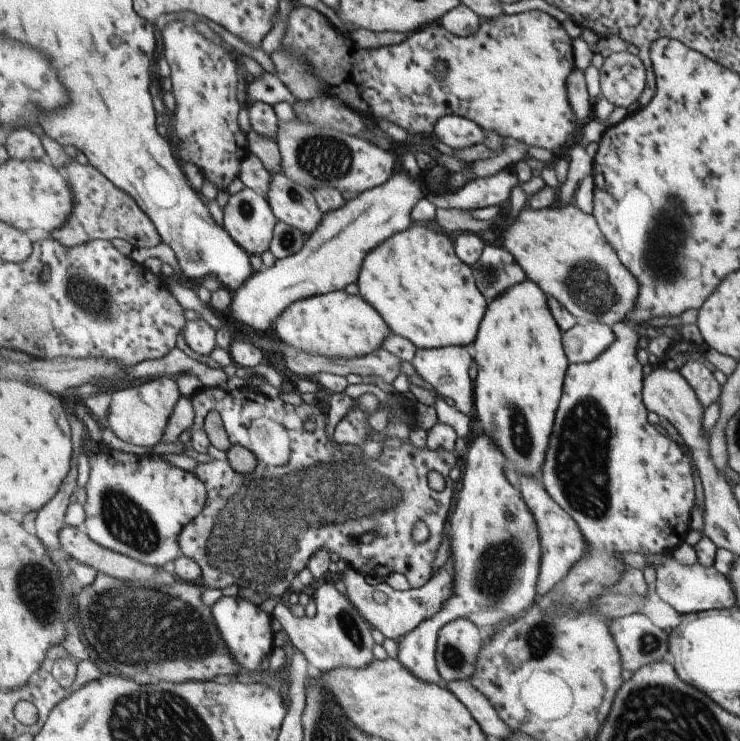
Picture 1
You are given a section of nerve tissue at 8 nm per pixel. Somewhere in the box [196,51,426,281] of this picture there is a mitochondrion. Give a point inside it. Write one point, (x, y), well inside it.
(323, 159)

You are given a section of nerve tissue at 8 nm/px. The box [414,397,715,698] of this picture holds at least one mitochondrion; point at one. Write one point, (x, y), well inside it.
(498, 569)

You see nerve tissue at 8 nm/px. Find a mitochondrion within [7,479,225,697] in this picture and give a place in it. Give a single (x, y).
(38, 590)

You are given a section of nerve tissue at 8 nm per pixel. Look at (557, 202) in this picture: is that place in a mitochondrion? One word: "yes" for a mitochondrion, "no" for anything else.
no

